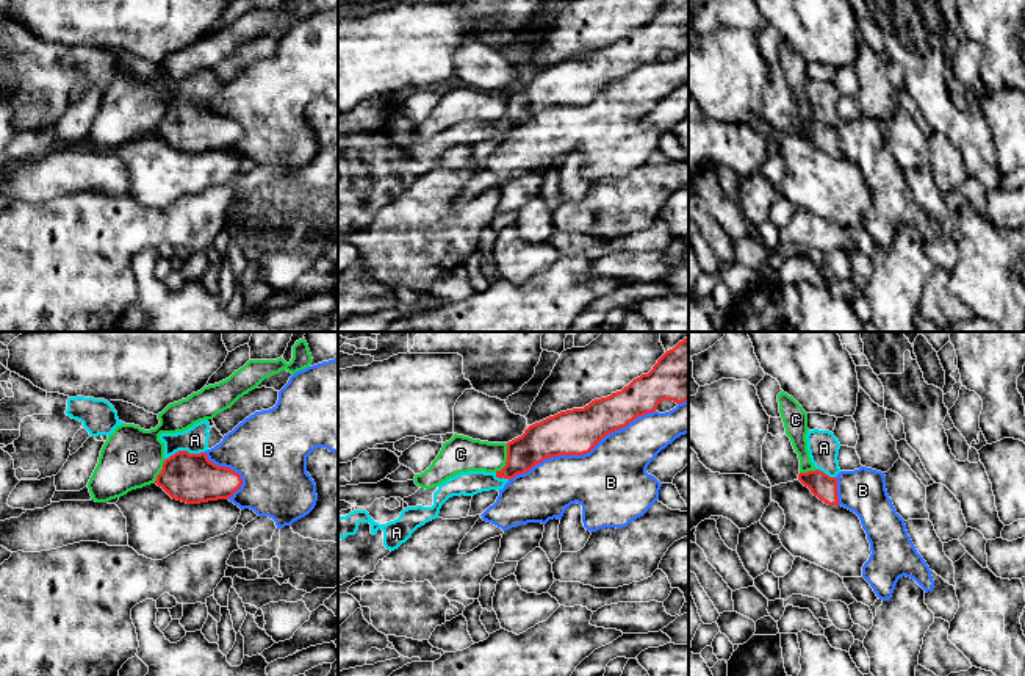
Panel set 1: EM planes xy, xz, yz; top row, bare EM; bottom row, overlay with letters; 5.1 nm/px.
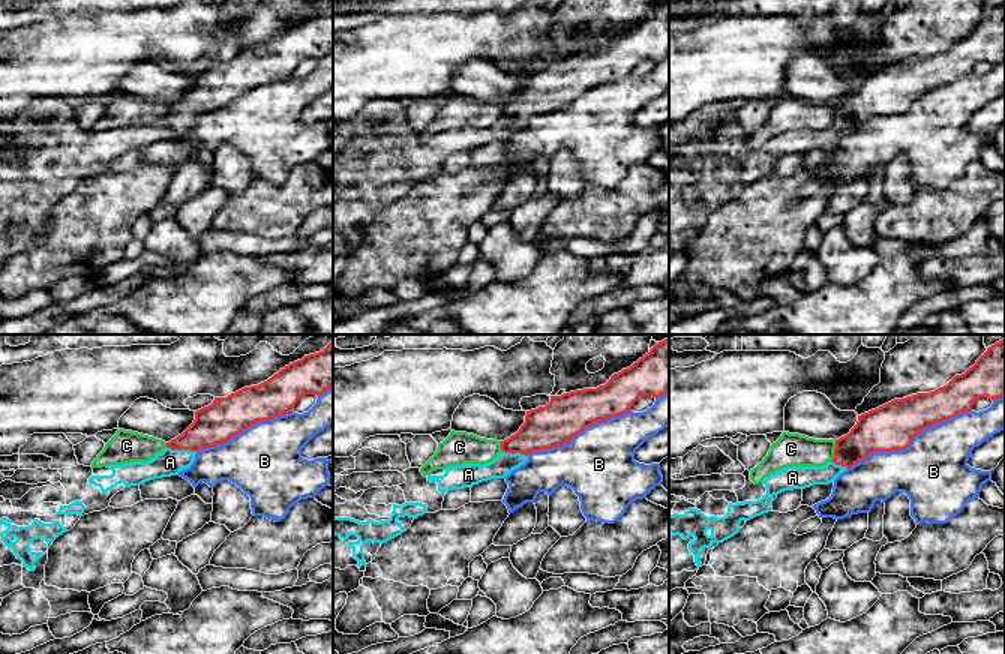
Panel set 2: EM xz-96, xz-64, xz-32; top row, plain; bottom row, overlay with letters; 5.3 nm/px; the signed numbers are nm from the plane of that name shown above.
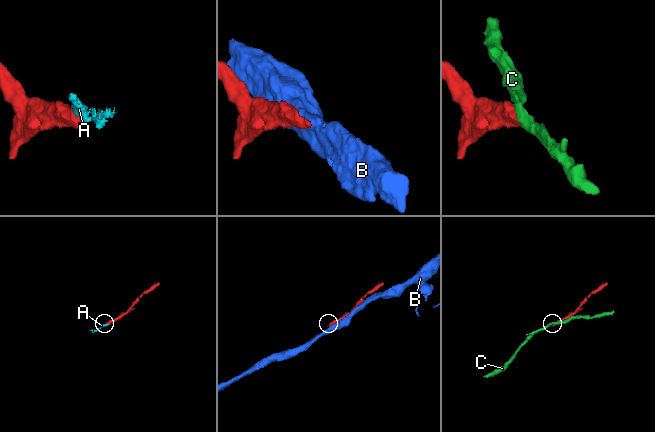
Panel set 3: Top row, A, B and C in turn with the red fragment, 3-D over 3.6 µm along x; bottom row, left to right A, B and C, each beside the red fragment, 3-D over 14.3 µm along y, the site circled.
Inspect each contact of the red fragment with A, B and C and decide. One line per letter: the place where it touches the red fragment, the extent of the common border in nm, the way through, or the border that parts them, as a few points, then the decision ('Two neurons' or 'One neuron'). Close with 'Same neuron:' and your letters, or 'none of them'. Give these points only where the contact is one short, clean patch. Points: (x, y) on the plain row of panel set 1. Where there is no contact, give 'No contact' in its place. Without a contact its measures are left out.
A: Touches red at xy (183, 100). Shared border 220 nm. Path across: xy (190, 127), (183, 100), (194, 89). One neuron
B: Touches red at xz (581, 104). Shared border 850 nm. Two neurons
C: Touches red at xz (507, 108). Shared border 170 nm. Boundary: xz (507, 93), (507, 110), (495, 121). Two neurons
Same neuron: A

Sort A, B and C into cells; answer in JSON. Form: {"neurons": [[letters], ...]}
{"neurons": [["A"], ["B"], ["C"]]}

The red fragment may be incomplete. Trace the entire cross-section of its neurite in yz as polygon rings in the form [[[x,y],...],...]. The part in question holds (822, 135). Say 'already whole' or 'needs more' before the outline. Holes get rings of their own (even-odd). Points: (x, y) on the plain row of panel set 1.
needs more; [[[818,78],[807,80],[806,89],[815,119],[800,122],[798,130],[825,153],[839,155],[836,125],[840,122],[837,111],[840,92],[833,81]]]

